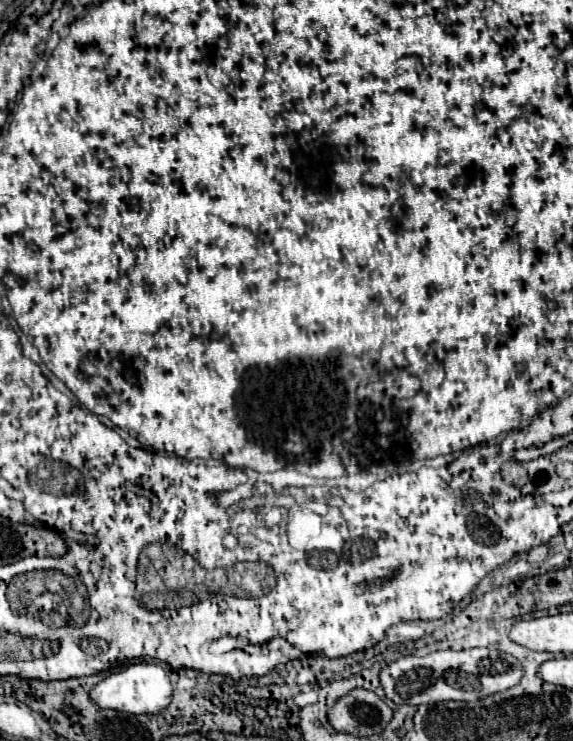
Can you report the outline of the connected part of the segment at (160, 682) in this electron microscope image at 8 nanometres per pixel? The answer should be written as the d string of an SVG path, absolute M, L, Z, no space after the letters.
M135 663L119 673L105 677L91 689L91 699L103 709L115 709L125 713L161 713L171 701L171 683L167 673L155 663Z

